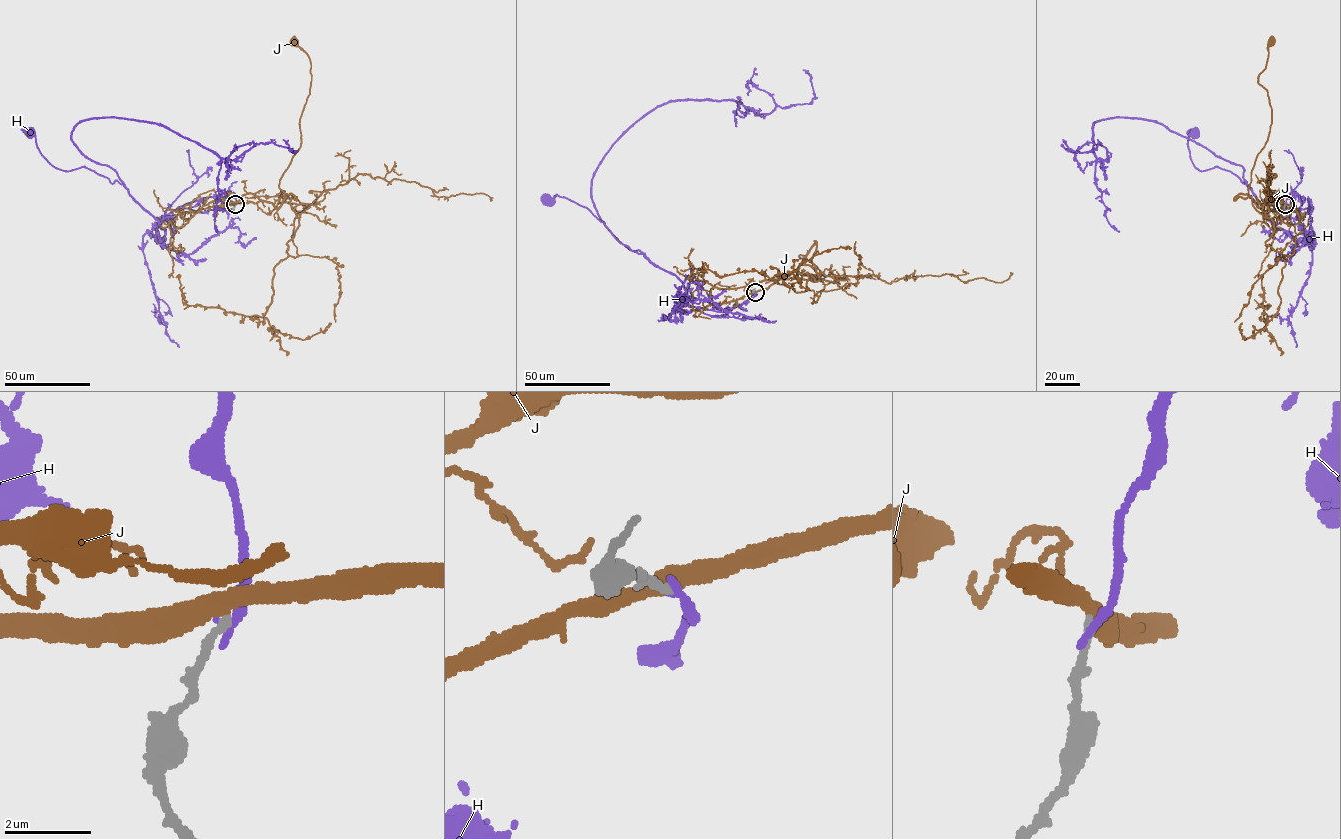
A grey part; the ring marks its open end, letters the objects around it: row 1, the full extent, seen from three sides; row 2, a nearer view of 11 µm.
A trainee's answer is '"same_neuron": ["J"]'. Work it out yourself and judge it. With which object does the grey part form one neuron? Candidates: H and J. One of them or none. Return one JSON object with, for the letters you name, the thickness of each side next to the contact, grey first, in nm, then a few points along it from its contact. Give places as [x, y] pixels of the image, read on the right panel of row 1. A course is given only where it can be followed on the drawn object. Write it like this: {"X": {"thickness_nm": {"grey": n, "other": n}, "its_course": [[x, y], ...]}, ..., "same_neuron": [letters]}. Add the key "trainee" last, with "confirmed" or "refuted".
{"same_neuron": [], "trainee": "refuted"}

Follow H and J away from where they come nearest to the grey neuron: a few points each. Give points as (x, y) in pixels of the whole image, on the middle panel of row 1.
H: (755, 292), (723, 311), (680, 311), (685, 292), (674, 274), (620, 243), (586, 208), (557, 195), (550, 202)
J: (755, 292), (794, 271), (805, 255), (800, 255), (820, 278), (831, 265), (828, 275), (813, 278)

